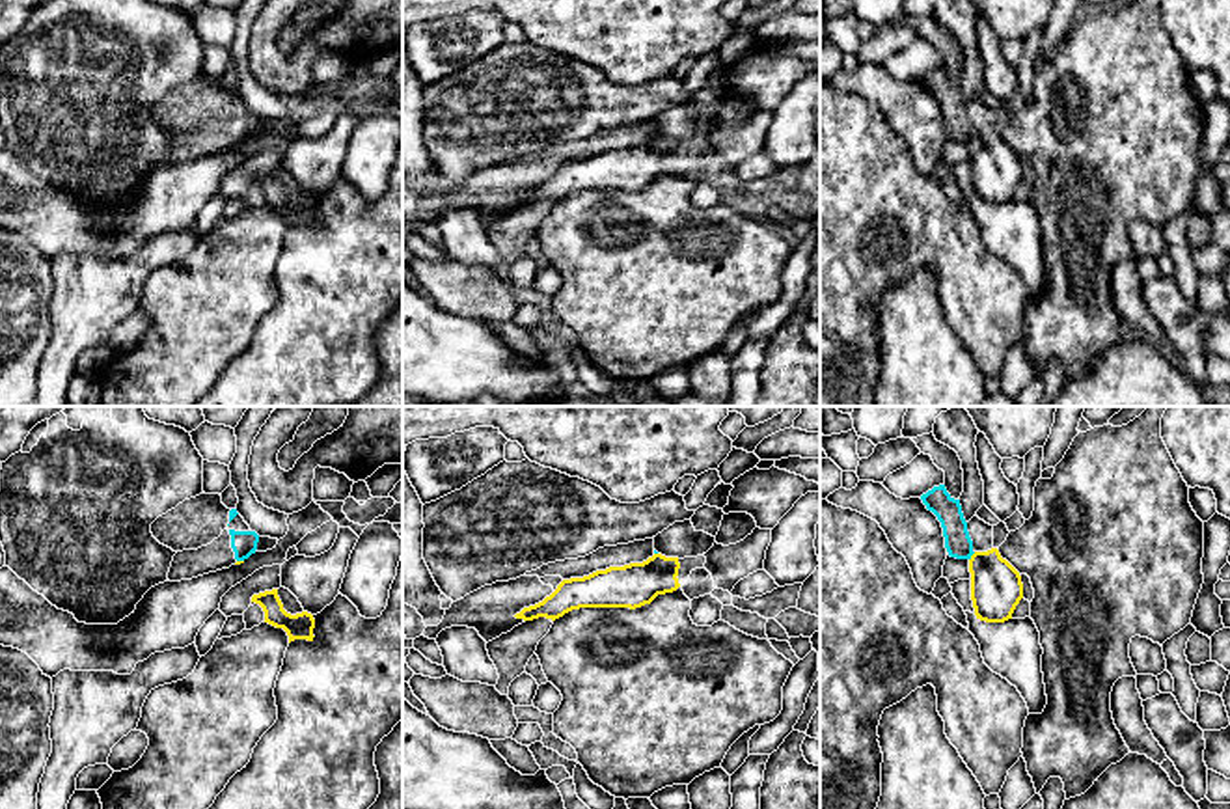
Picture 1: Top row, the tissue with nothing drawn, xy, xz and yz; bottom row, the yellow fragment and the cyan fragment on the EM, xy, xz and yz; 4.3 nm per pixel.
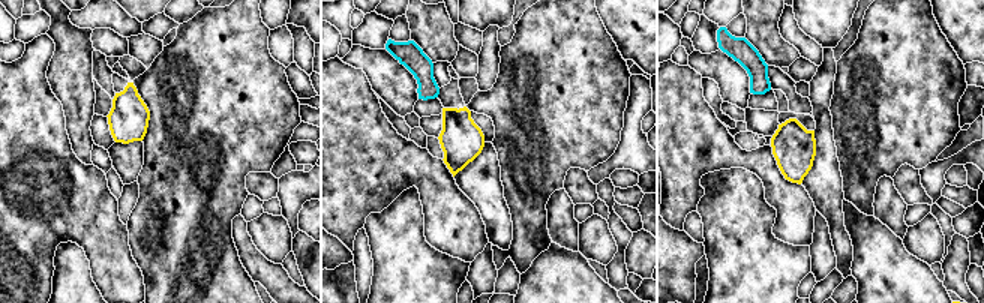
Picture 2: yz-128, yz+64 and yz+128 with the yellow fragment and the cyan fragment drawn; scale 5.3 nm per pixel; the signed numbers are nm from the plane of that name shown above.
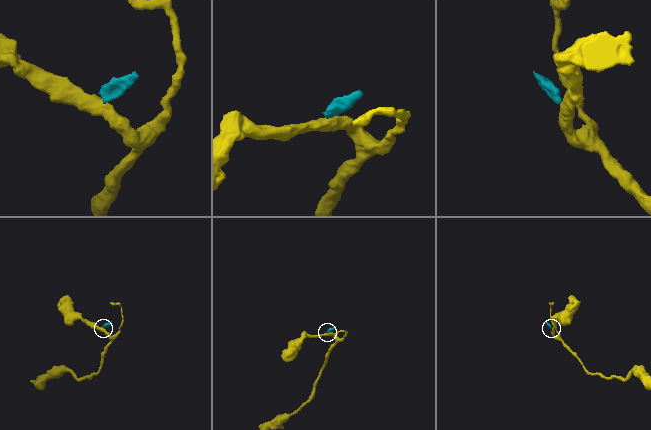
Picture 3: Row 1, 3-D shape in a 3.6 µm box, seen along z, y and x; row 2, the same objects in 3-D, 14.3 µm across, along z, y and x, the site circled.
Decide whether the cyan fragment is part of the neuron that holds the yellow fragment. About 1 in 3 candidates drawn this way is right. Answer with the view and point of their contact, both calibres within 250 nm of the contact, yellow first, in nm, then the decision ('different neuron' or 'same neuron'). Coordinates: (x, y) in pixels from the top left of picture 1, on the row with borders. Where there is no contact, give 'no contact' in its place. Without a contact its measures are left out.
meets yellow in yz at (971, 556); 220 nm thick on the yellow side, 120 nm on the other; different neuron

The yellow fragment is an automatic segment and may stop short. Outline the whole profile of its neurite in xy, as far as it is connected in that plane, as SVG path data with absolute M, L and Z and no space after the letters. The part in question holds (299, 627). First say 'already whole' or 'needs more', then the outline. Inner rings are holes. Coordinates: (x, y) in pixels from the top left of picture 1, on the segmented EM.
already whole; M278 589L265 591L252 596L252 602L259 604L265 611L265 623L283 628L289 636L289 643L294 639L313 641L315 619L311 613L302 611L291 615L283 610L283 604L278 596Z

